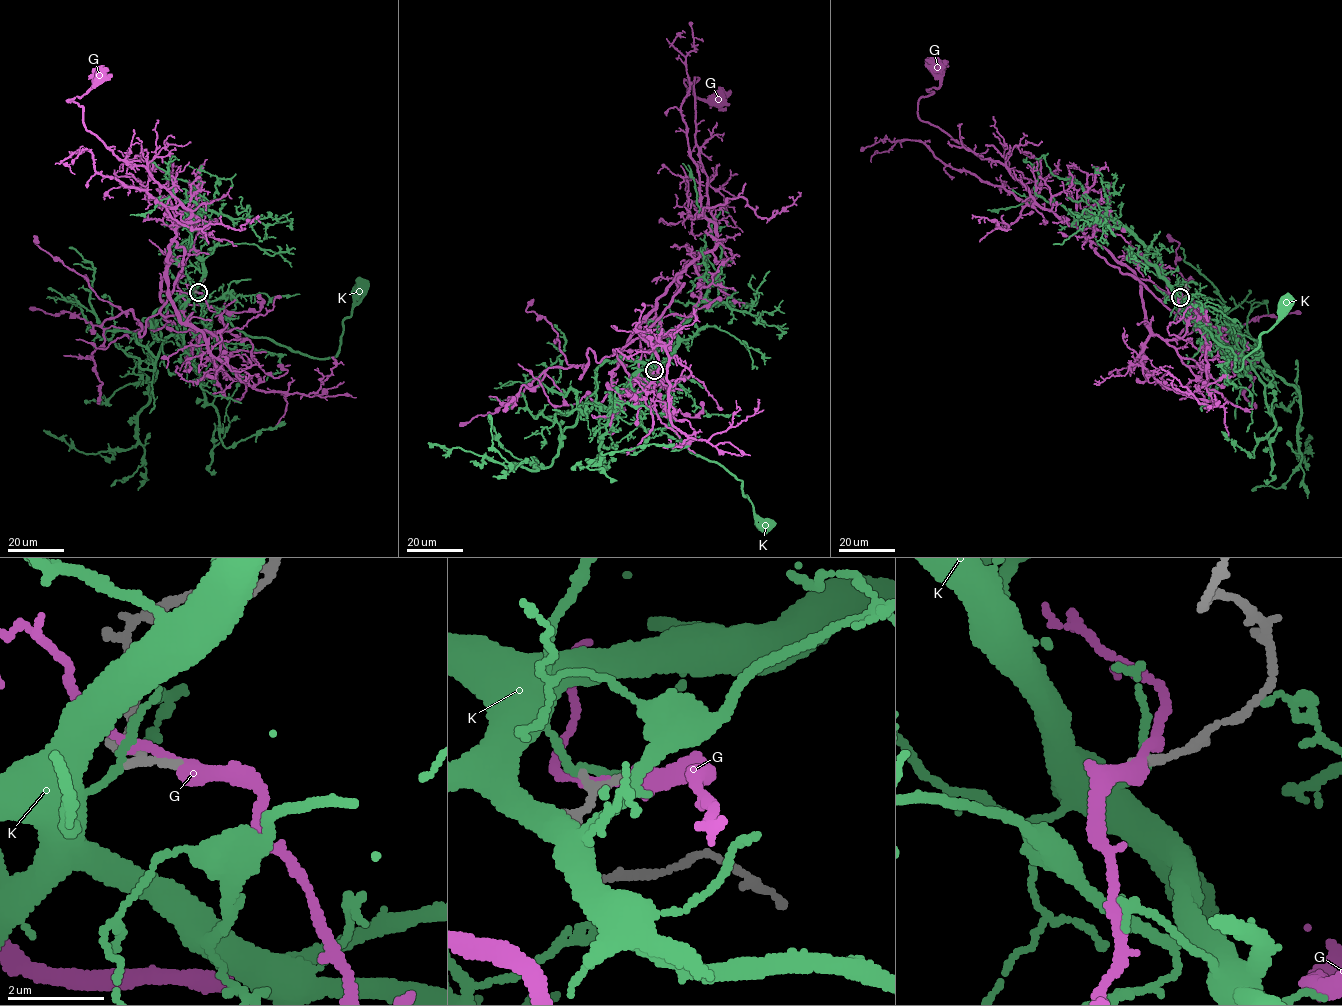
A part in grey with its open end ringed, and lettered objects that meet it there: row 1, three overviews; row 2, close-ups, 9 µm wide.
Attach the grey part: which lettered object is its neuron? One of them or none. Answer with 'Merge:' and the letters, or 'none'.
Merge: none

